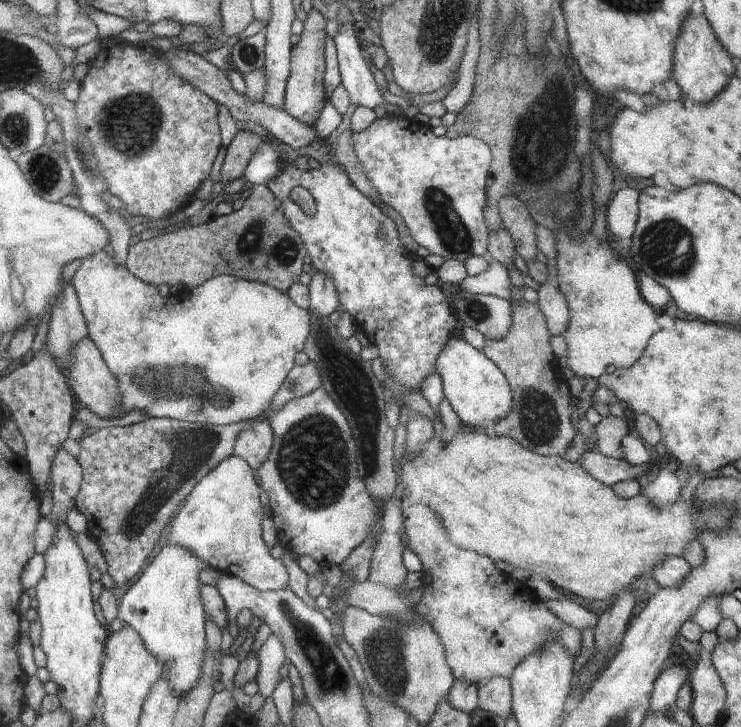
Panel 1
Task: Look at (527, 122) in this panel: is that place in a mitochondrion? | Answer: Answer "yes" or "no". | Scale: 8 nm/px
yes

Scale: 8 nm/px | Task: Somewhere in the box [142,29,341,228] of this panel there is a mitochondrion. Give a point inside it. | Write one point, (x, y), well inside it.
(249, 54)

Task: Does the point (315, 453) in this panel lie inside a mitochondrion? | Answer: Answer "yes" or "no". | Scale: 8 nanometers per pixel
yes

